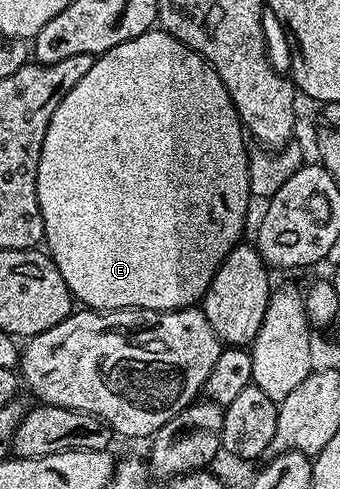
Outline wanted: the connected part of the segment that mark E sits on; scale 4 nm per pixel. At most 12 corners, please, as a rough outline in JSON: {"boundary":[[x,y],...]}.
{"boundary":[[194,49],[94,60],[39,155],[82,306],[196,306],[250,150]]}

